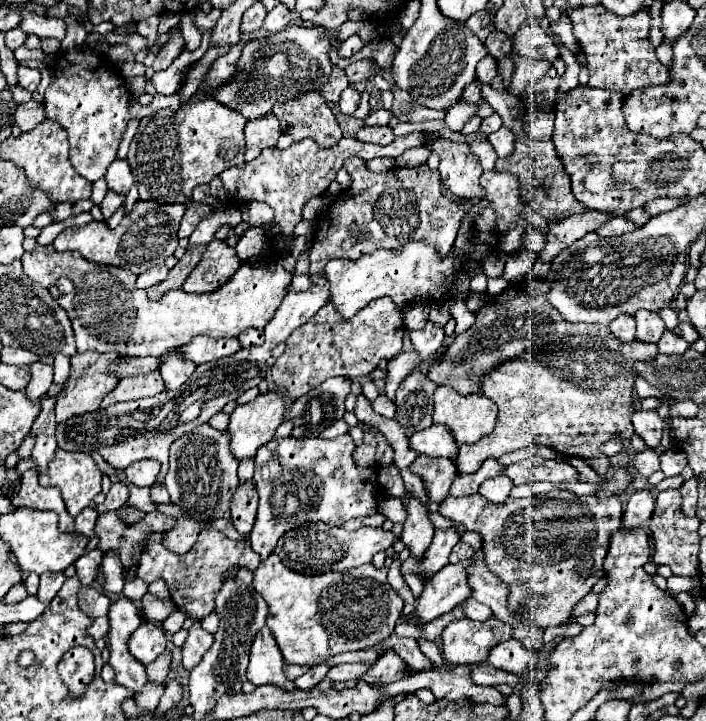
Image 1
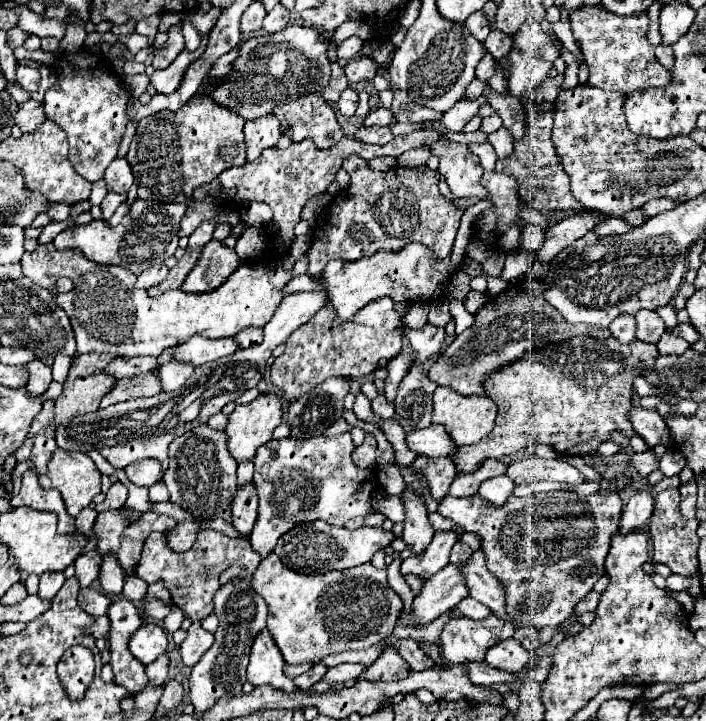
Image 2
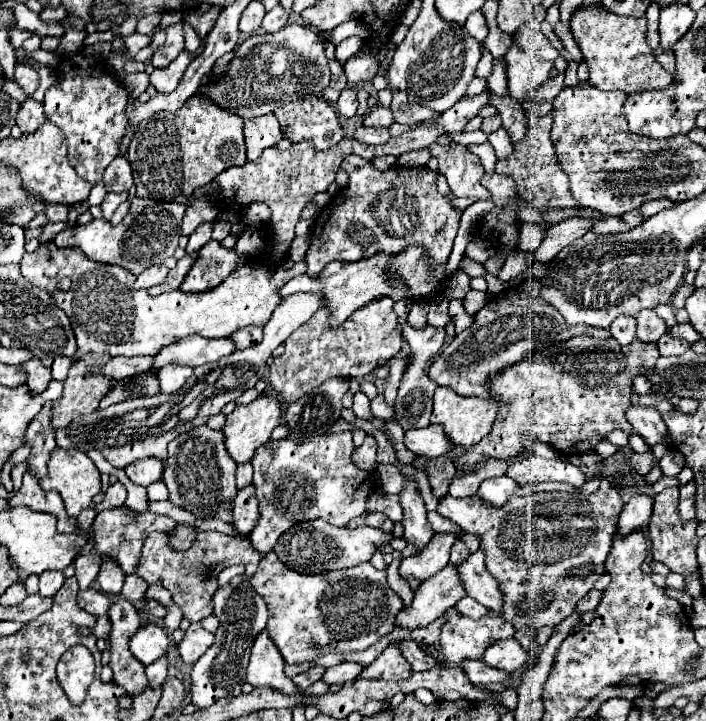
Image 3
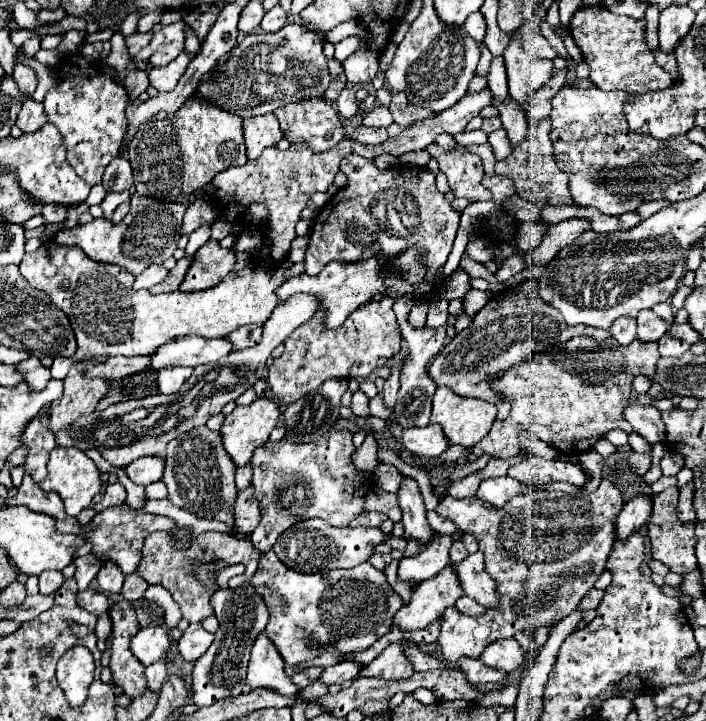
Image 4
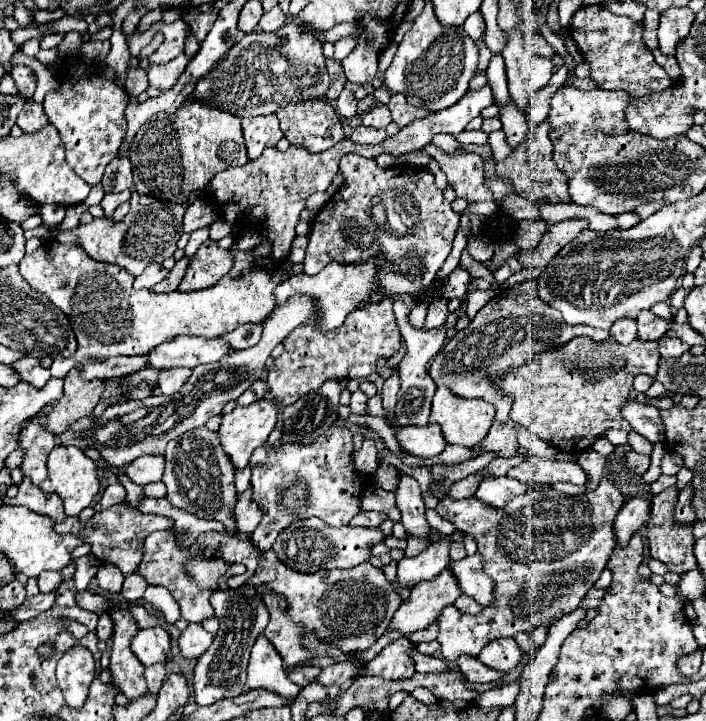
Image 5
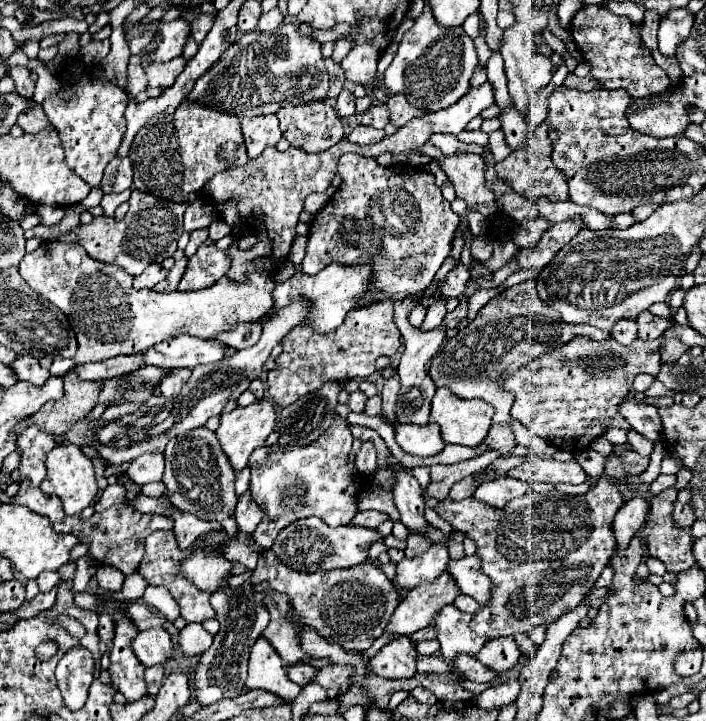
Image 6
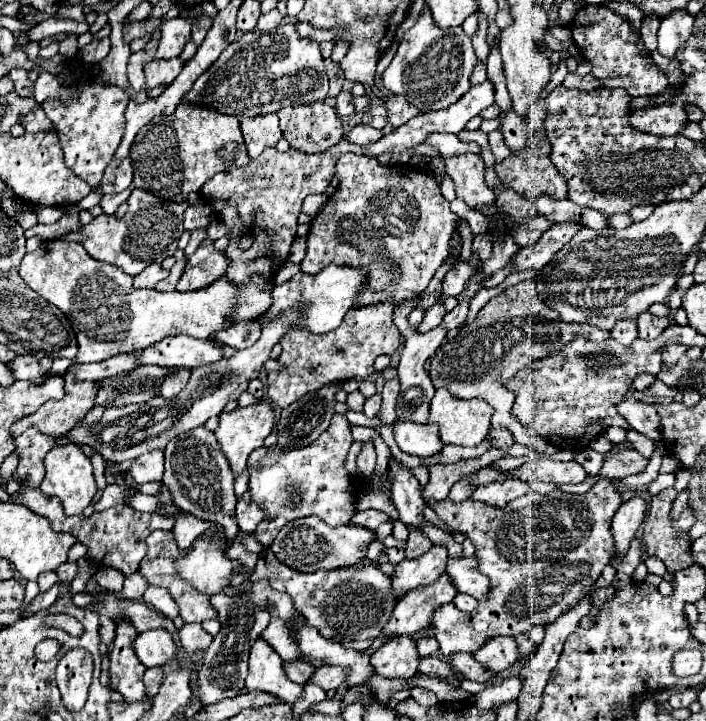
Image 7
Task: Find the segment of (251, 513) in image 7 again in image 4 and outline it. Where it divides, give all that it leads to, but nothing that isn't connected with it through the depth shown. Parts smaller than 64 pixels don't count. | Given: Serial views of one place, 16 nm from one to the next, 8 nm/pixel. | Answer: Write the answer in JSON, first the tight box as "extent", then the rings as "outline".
{"extent":[234,486,262,536],"outline":[[[250,486],[244,492],[240,492],[236,498],[236,506],[234,506],[236,532],[250,536],[254,532],[254,528],[258,526],[260,518],[262,518],[262,512],[260,512],[254,496],[252,496],[252,486]]]}

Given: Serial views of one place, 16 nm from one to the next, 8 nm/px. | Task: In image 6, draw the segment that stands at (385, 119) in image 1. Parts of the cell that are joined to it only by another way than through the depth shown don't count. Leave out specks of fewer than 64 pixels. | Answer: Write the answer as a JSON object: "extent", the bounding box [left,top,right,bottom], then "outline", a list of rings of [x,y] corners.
{"extent":[362,104,388,128],"outline":[[[374,104],[362,114],[362,124],[372,128],[384,128],[388,124],[388,108],[386,104]]]}

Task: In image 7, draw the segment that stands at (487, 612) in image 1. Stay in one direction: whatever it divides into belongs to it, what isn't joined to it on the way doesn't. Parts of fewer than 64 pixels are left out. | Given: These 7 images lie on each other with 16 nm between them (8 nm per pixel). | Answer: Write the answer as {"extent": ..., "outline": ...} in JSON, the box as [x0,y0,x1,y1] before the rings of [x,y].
{"extent":[454,594,476,612],"outline":[[[458,594],[458,596],[454,598],[454,606],[456,606],[458,610],[466,610],[466,612],[470,612],[470,610],[474,610],[476,600],[474,600],[472,596],[468,596],[468,594]]]}

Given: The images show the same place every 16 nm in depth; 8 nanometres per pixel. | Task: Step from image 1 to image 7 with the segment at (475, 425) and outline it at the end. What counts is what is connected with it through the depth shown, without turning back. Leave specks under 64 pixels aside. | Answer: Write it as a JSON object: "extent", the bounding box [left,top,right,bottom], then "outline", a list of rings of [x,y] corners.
{"extent":[428,388,492,446],"outline":[[[446,388],[436,390],[428,422],[440,426],[442,444],[476,446],[490,430],[492,406],[484,400],[458,400]]]}

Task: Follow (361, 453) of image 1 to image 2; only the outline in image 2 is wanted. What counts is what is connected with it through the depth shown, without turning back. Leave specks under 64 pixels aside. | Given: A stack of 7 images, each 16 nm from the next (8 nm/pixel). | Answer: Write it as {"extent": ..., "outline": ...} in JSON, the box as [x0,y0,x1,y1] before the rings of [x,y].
{"extent":[352,434,376,470],"outline":[[[366,434],[364,444],[354,450],[352,460],[358,468],[364,468],[364,470],[376,468],[376,438],[372,434]]]}

